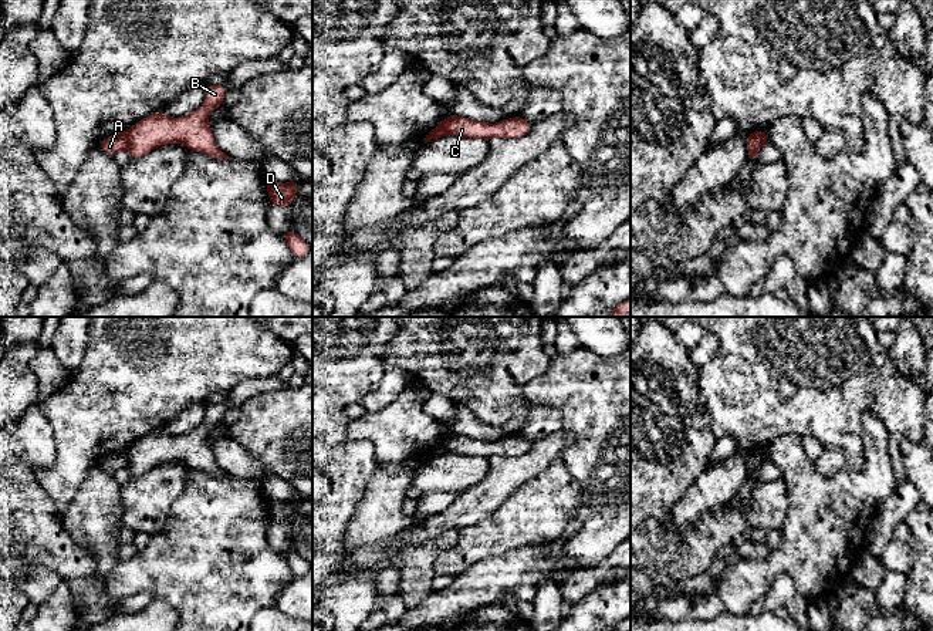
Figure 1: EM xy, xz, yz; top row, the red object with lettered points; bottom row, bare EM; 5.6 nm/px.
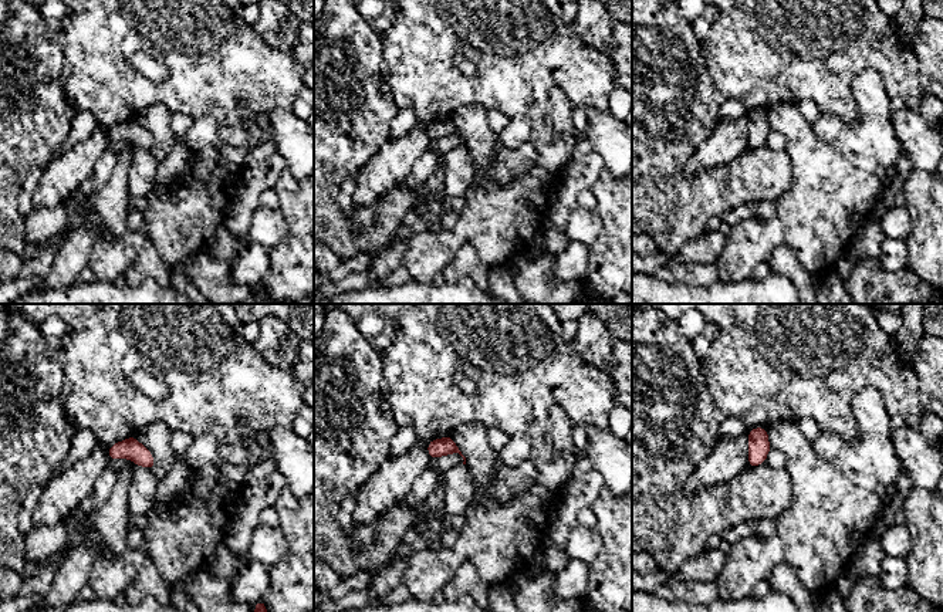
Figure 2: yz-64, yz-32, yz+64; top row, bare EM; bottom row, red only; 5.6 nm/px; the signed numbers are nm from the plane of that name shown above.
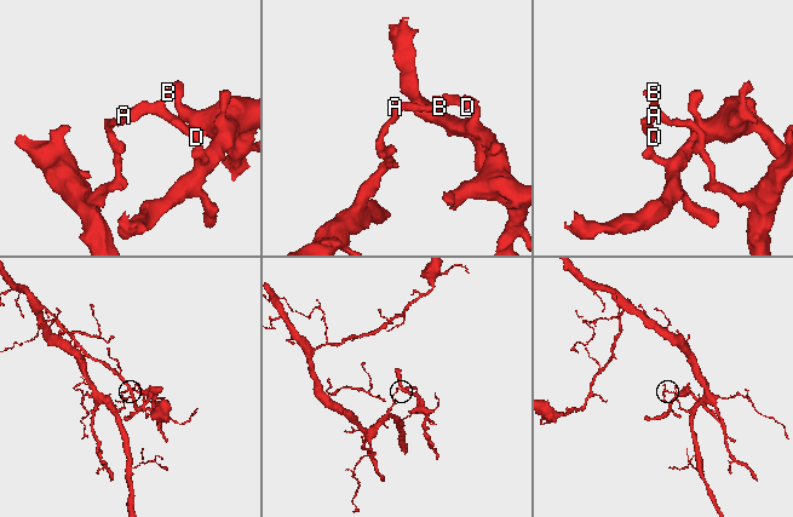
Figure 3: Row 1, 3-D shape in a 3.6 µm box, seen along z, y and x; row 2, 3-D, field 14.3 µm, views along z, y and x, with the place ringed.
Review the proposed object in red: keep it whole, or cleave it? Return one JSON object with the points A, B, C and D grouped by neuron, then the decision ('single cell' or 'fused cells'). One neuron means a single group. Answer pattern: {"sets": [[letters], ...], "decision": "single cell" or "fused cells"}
{"sets": [["A"], ["B", "C", "D"]], "decision": "fused cells"}

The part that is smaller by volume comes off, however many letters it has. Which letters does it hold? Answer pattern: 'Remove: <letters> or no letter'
Remove: B, C, D

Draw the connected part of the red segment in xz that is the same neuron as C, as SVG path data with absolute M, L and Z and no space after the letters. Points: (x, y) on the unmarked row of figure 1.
M449 433L444 438L444 448L447 452L459 453L463 456L521 456L531 448L531 442L523 435L513 435L497 442L487 442L481 439L473 439L459 433Z

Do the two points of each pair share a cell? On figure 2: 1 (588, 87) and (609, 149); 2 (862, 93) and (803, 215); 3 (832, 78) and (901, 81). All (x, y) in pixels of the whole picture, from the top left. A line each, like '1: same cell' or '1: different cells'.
1: different cells
2: same cell
3: same cell

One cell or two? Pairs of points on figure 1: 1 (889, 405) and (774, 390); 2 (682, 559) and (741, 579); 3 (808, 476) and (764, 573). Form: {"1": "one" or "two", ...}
{"1": "one", "2": "two", "3": "one"}

